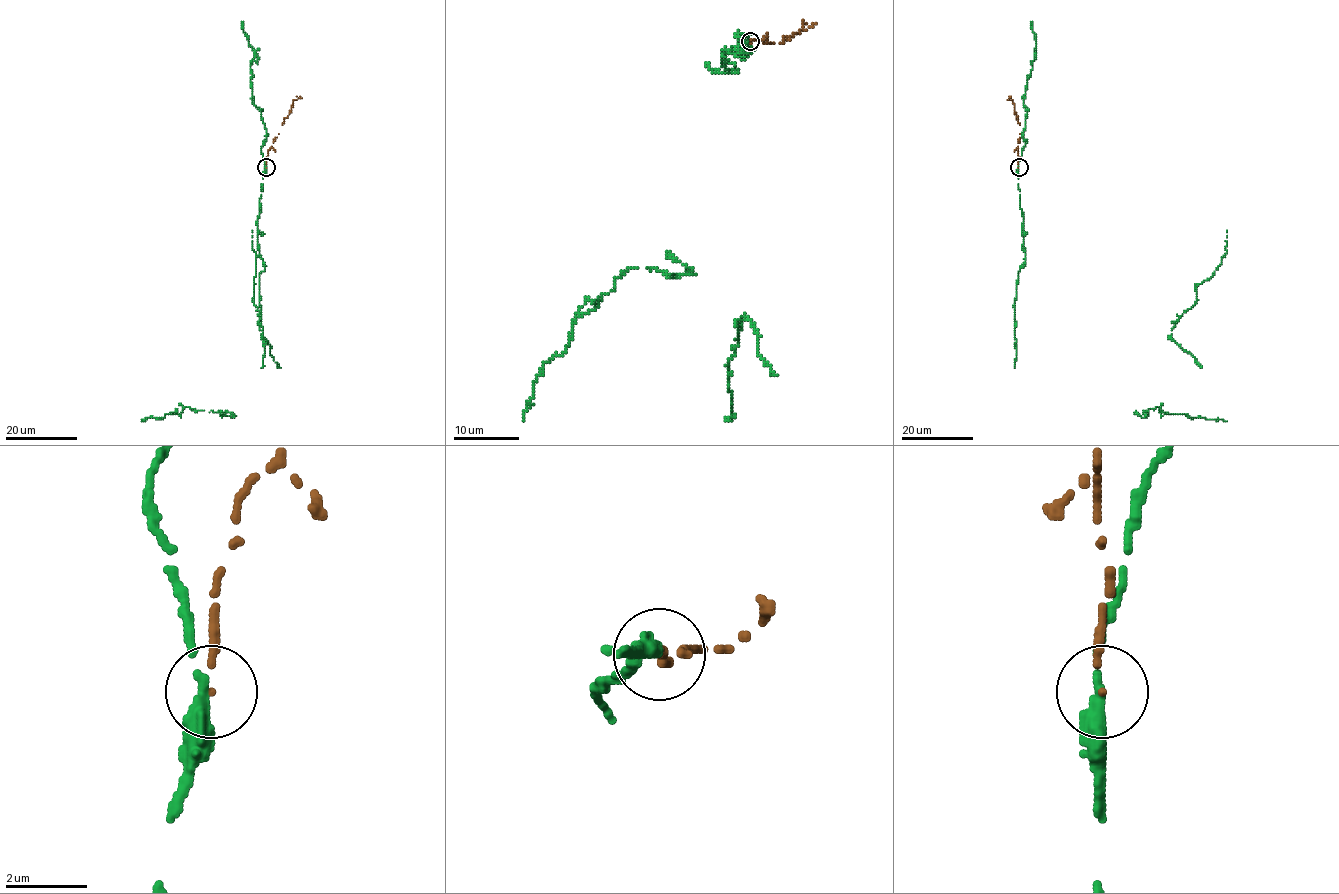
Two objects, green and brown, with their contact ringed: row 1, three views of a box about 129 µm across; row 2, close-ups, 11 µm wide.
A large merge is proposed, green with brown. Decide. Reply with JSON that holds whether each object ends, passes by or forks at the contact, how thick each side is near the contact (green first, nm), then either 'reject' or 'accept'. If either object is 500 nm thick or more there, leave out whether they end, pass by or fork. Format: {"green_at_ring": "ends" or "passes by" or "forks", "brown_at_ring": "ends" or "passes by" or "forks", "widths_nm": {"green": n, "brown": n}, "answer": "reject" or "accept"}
{"green_at_ring": "passes by", "brown_at_ring": "ends", "widths_nm": {"green": 300, "brown": 100}, "answer": "reject"}

